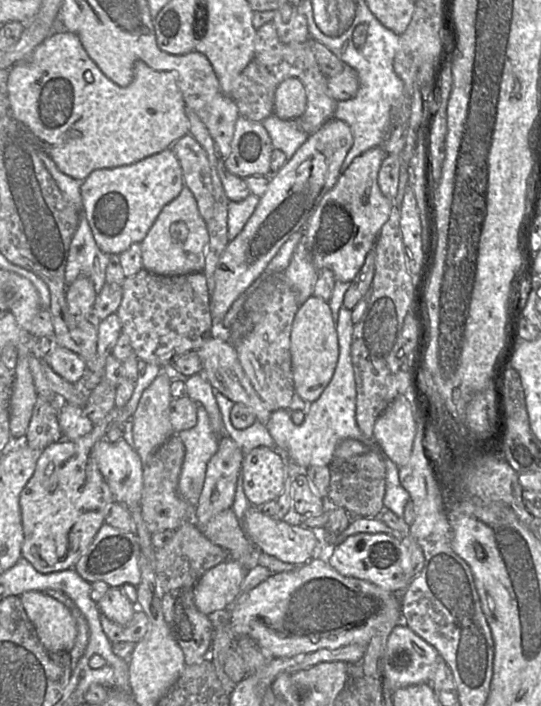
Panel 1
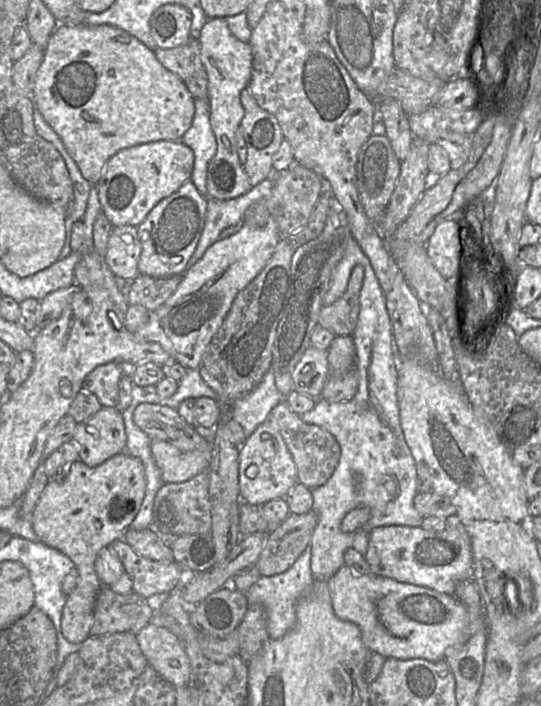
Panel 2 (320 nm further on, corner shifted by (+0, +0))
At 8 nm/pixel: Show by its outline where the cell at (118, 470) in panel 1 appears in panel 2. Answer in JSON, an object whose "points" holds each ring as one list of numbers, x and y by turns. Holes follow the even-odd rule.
{"points":[[102,407,87,420,77,423,71,440,77,446,79,460,89,467,125,452,122,411,117,407]]}

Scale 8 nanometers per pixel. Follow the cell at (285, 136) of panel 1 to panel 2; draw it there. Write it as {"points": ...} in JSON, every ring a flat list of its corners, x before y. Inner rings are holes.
{"points":[[273,173,236,198,229,200,207,199,204,227,196,249,188,262,188,267,195,264,204,255,207,248,218,240,222,230,233,225,241,225,246,210,269,194,274,185,275,174]]}

